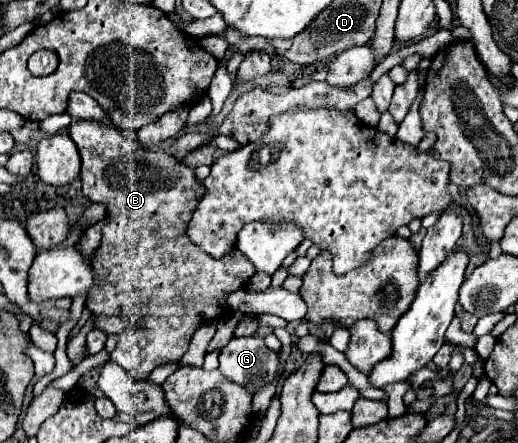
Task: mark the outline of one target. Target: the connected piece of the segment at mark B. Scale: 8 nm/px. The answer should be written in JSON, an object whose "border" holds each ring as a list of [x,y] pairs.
{"border":[[[85,119],[85,121],[71,121],[71,125],[69,125],[69,135],[73,137],[75,145],[79,147],[81,161],[83,161],[83,171],[81,171],[83,195],[85,195],[89,201],[93,201],[93,203],[103,203],[103,205],[107,205],[109,217],[111,217],[111,221],[103,227],[103,239],[101,239],[101,245],[99,245],[99,249],[97,249],[97,253],[95,253],[95,259],[93,259],[93,265],[95,265],[95,269],[97,269],[97,277],[101,279],[101,285],[95,287],[95,289],[89,293],[89,297],[87,297],[87,307],[89,307],[91,313],[95,313],[95,315],[129,315],[129,317],[135,319],[135,321],[143,321],[143,325],[139,327],[139,331],[137,331],[137,327],[129,327],[127,331],[121,333],[121,339],[119,339],[119,343],[117,343],[117,349],[111,353],[111,359],[113,359],[115,363],[119,363],[121,367],[125,367],[131,375],[137,375],[137,379],[139,379],[139,377],[147,377],[157,365],[167,363],[167,361],[179,361],[181,355],[187,351],[189,339],[193,337],[195,329],[197,329],[203,321],[221,319],[221,317],[229,315],[229,309],[227,309],[227,305],[225,305],[225,295],[227,295],[229,291],[235,291],[237,287],[245,287],[247,281],[249,281],[249,277],[251,277],[255,271],[253,271],[253,265],[251,265],[245,257],[243,257],[243,261],[235,261],[235,259],[239,259],[239,255],[235,255],[235,253],[233,253],[233,255],[227,255],[225,259],[213,259],[211,255],[203,253],[197,245],[193,245],[191,239],[185,235],[185,227],[187,227],[187,223],[189,223],[189,219],[191,219],[191,215],[193,215],[193,211],[195,211],[195,207],[197,207],[197,199],[201,199],[201,191],[203,191],[203,183],[199,183],[199,181],[195,179],[195,171],[193,171],[193,169],[181,165],[179,159],[175,159],[173,155],[167,155],[167,153],[163,153],[163,151],[139,149],[139,145],[137,145],[133,139],[125,139],[119,129],[113,129],[111,125],[105,125],[105,123],[101,123],[101,121],[91,121],[91,119]]]}

